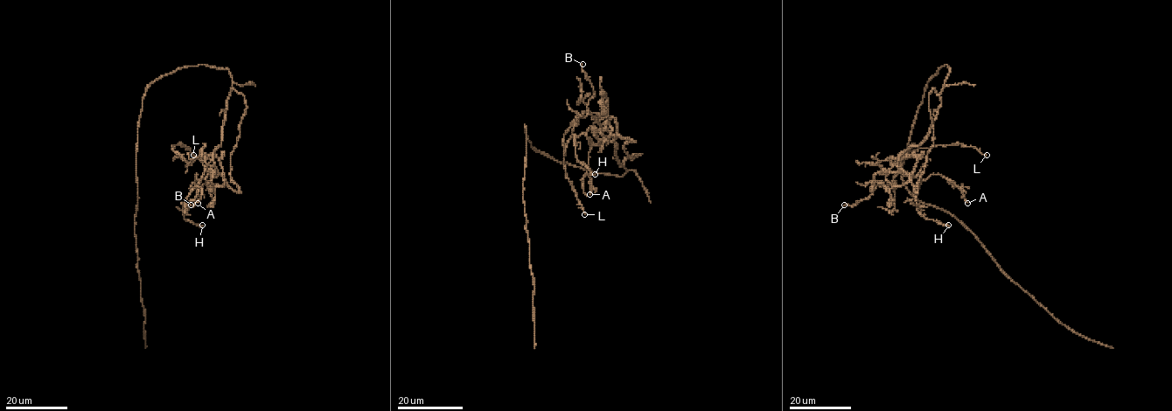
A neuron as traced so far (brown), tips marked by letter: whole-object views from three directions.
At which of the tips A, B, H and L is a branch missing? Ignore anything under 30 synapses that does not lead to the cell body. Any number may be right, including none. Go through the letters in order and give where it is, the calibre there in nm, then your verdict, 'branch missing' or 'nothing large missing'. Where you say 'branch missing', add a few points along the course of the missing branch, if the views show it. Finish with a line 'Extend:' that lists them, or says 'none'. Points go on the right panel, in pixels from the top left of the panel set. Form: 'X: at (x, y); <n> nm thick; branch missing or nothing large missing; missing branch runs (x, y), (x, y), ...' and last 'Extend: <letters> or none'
A: at (967, 203); 220 nm thick; nothing large missing
B: at (844, 205); 120 nm thick; nothing large missing
H: at (948, 225); 150 nm thick; nothing large missing
L: at (987, 155); 160 nm thick; nothing large missing
Extend: none

